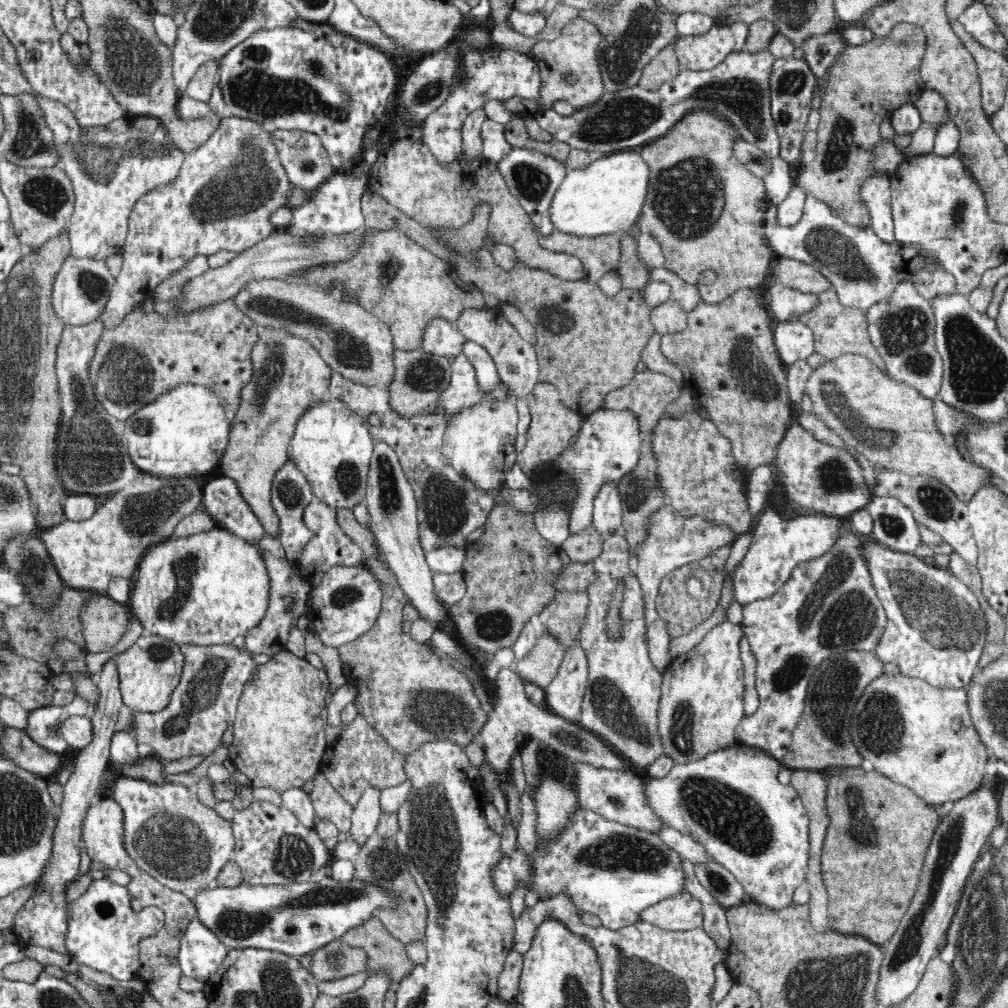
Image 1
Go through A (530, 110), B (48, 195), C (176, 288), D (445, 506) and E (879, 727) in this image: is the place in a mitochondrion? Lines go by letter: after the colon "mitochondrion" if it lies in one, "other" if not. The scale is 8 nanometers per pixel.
A: other
B: mitochondrion
C: other
D: mitochondrion
E: mitochondrion

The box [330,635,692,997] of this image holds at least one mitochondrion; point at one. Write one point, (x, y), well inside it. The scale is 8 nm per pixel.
(431, 847)

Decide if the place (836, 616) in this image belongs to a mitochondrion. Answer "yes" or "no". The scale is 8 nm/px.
yes

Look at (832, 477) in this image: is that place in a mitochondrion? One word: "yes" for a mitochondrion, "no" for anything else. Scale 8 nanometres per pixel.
yes

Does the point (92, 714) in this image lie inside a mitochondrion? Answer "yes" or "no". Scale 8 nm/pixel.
no

